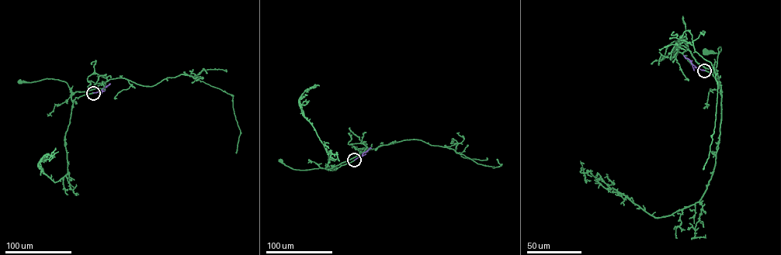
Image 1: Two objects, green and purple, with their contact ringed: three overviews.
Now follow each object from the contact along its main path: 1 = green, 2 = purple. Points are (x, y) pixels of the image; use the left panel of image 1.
1: (93, 92), (72, 100), (71, 90), (64, 81), (45, 78), (20, 81)
2: (93, 92), (100, 91), (110, 84)

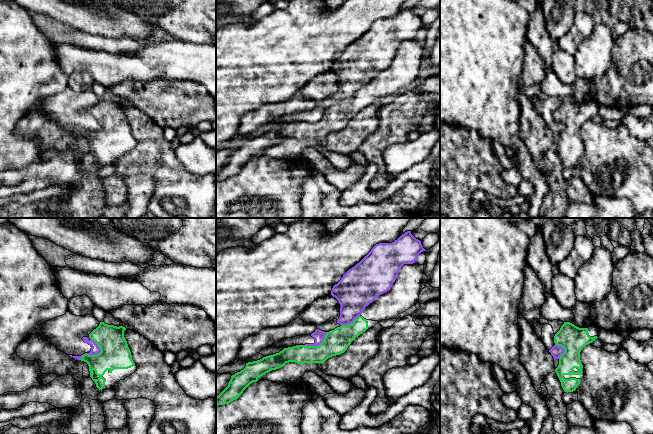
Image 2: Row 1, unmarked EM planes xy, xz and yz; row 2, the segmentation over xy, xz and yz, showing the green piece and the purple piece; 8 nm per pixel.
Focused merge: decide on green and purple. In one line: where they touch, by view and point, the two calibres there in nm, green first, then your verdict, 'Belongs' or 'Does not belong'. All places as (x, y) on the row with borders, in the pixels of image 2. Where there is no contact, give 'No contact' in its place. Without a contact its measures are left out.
Touches green at xy (97, 354). Thickness 240 nm (green) against 70 nm. Does not belong

